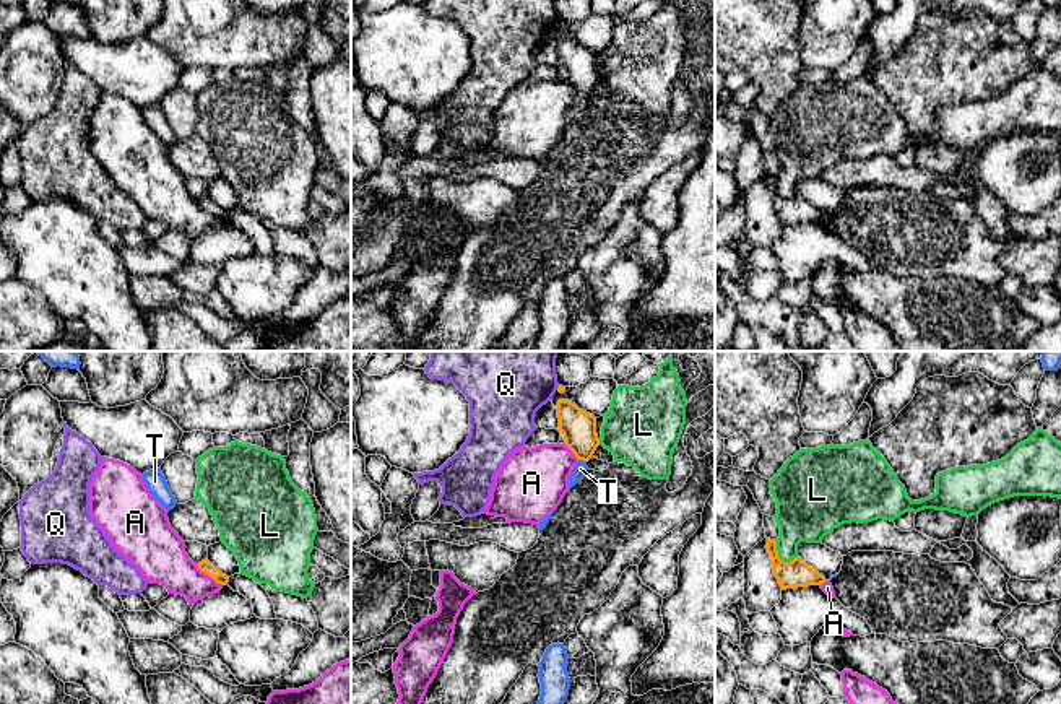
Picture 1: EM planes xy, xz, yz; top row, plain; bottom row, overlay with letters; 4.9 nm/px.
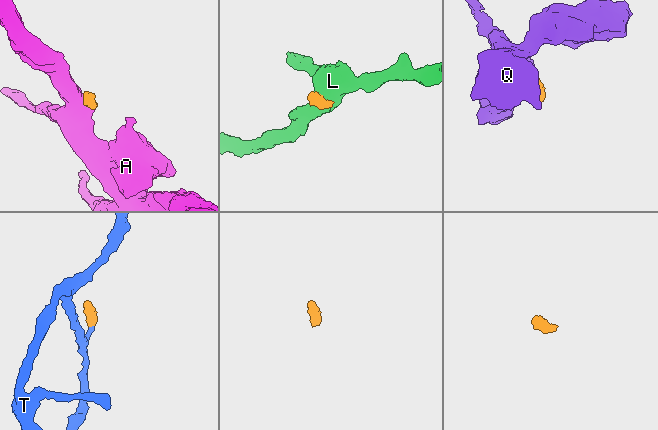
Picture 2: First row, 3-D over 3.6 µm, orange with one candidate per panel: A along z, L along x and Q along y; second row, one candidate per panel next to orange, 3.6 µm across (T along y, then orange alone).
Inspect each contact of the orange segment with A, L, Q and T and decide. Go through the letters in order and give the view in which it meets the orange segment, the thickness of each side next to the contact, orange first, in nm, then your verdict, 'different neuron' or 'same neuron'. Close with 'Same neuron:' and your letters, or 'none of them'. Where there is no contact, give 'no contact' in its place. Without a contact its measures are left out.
A: contact in xy; calibres 70 and 240 nm; different neuron
L: contact in yz; calibres 140 and 280 nm; different neuron
Q: contact in xz; calibres 40 and 460 nm; different neuron
T: contact in xz; calibres 180 and 70 nm; same neuron
Same neuron: T

